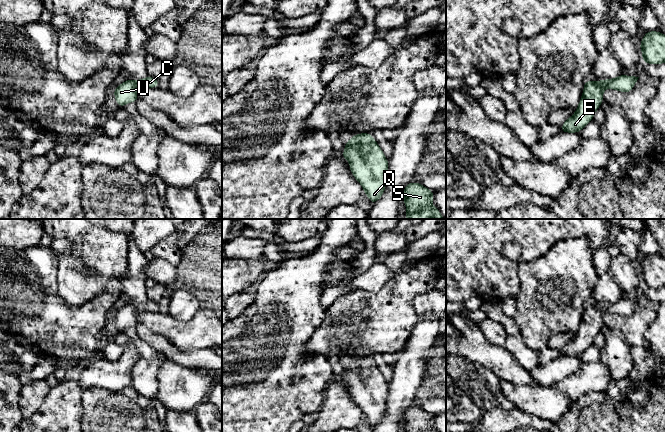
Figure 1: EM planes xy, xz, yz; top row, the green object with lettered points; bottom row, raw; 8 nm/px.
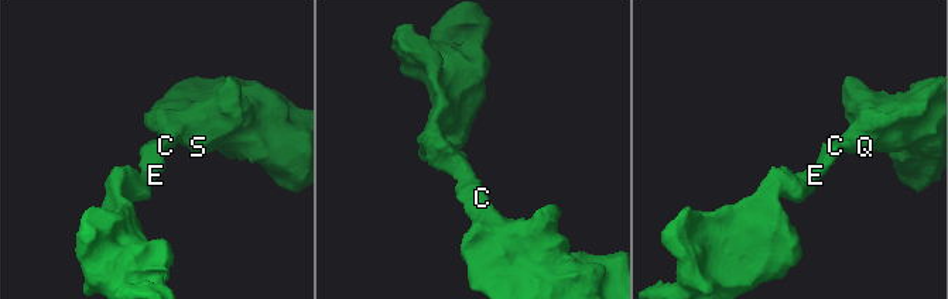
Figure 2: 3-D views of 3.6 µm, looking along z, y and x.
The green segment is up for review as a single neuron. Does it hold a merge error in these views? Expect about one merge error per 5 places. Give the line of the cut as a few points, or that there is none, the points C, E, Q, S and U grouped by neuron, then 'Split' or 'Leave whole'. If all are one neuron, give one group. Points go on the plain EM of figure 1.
No split. Groups: C E Q S U. Leave whole

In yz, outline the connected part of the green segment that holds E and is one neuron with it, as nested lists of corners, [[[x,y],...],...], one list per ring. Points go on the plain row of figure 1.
[[[620,298],[613,303],[585,304],[581,323],[576,336],[561,348],[561,357],[580,357],[581,354],[593,345],[595,336],[604,325],[605,312],[629,317],[633,314],[639,301]]]

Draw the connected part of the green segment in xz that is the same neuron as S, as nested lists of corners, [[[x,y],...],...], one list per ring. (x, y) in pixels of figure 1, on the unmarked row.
[[[413,405],[404,411],[402,425],[406,432],[436,432],[432,429],[433,420],[433,414]]]

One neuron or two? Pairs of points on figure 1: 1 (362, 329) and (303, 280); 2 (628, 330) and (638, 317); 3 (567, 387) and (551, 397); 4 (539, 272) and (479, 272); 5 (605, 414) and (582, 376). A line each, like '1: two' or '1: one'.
1: two
2: one
3: two
4: two
5: two

